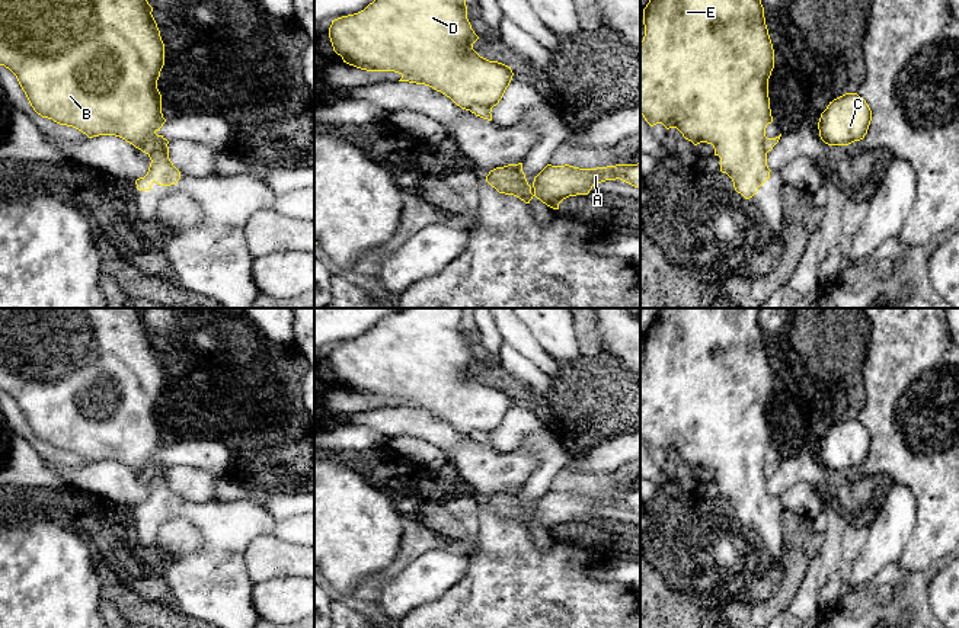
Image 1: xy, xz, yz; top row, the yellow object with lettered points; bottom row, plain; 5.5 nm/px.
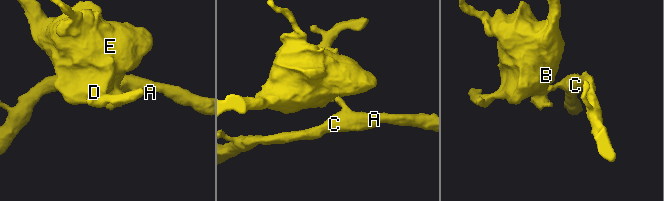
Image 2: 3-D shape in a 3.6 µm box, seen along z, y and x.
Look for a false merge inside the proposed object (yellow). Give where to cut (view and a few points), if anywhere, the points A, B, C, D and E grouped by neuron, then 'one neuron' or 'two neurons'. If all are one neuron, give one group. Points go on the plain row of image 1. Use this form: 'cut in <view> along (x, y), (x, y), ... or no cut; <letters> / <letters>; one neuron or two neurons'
cut in xy along (168, 467), (146, 477); A C / B D E; two neurons

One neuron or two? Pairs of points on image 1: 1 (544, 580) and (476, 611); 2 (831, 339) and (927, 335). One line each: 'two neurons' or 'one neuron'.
1: one neuron
2: two neurons

